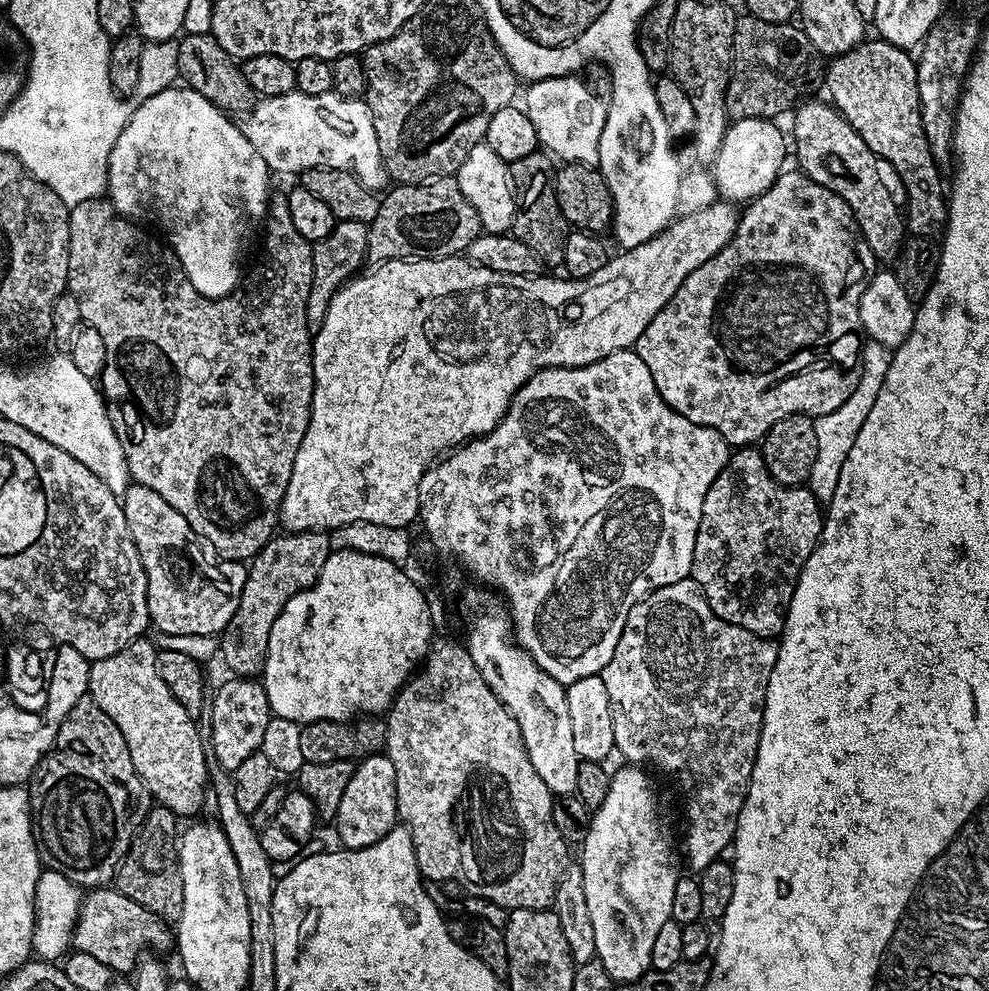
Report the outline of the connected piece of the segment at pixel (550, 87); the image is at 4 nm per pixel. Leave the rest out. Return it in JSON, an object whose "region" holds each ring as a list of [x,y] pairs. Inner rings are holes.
{"region":[[[576,74],[534,80],[527,85],[522,107],[534,122],[536,139],[557,161],[564,164],[599,165],[600,139],[608,117],[608,104]]]}

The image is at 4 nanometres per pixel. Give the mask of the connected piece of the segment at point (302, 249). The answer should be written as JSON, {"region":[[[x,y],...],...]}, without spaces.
{"region":[[[287,195],[271,197],[266,219],[262,225],[264,261],[257,266],[256,272],[250,273],[249,276],[247,273],[246,279],[236,291],[223,296],[221,300],[207,300],[205,296],[194,290],[194,286],[190,286],[171,248],[164,246],[160,249],[156,244],[140,244],[140,232],[136,229],[139,227],[131,219],[119,215],[107,199],[97,198],[71,205],[68,225],[70,238],[68,239],[67,291],[78,300],[81,321],[87,327],[98,330],[98,334],[102,334],[102,342],[106,346],[106,366],[98,377],[98,387],[108,409],[112,429],[114,434],[118,434],[122,454],[128,463],[129,477],[135,483],[154,490],[154,494],[166,498],[166,502],[170,502],[170,506],[174,506],[174,510],[178,510],[178,514],[186,518],[189,526],[200,535],[201,540],[210,545],[211,551],[217,557],[241,562],[251,561],[277,531],[277,509],[284,501],[286,486],[294,470],[294,458],[298,454],[298,446],[302,446],[302,438],[310,422],[312,395],[316,381],[312,369],[312,336],[308,330],[306,314],[312,285],[312,244],[306,238],[302,238],[298,230],[294,230],[294,222],[290,222]]]}

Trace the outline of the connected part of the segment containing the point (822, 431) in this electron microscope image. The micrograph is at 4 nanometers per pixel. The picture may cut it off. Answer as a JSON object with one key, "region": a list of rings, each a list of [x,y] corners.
{"region":[[[876,340],[863,343],[858,385],[838,409],[825,416],[815,417],[818,454],[806,484],[821,502],[834,498],[834,489],[838,486],[838,474],[842,474],[842,462],[846,462],[846,454],[850,454],[854,438],[858,438],[858,430],[862,430],[862,422],[866,422],[866,414],[870,414],[870,406],[874,406],[874,398],[878,398],[878,392],[882,390],[882,382],[888,376],[889,359],[890,349],[886,346],[882,346]]]}

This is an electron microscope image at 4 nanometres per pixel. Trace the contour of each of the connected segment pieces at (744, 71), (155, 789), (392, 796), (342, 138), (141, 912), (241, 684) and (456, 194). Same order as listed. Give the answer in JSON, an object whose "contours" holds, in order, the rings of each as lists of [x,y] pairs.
{"contours":[[[[751,14],[741,15],[737,19],[734,38],[732,39],[732,71],[728,81],[728,89],[726,90],[726,110],[732,120],[780,118],[780,115],[788,107],[791,109],[797,101],[807,97],[811,93],[808,91],[819,80],[821,83],[825,76],[825,61],[820,53],[816,51],[816,47],[810,42],[810,38],[804,33],[803,27],[792,22],[787,24],[767,24],[765,20],[760,20],[757,16]]],[[[148,638],[131,640],[118,654],[91,661],[87,695],[122,730],[122,738],[126,738],[130,750],[130,762],[134,762],[134,770],[148,787],[149,797],[180,816],[190,816],[203,806],[204,796],[206,800],[210,760],[201,729],[200,732],[196,729],[197,721],[182,710],[182,702],[158,678],[158,648],[153,641],[152,644]]],[[[386,754],[367,756],[356,764],[350,783],[338,802],[334,827],[344,848],[365,848],[378,842],[390,829],[397,827],[396,775],[394,762]]],[[[330,91],[311,96],[291,92],[257,99],[251,112],[243,117],[242,127],[250,146],[258,150],[262,162],[273,173],[308,172],[311,168],[337,168],[351,172],[362,186],[373,190],[390,179],[378,150],[372,111],[363,99],[355,100]]],[[[115,886],[93,888],[83,897],[76,929],[72,931],[71,947],[78,952],[106,962],[116,972],[128,974],[137,967],[138,961],[147,948],[164,948],[170,944],[170,928],[150,910],[138,906]]],[[[228,678],[228,681],[213,696],[211,693],[210,711],[207,716],[206,736],[210,741],[211,759],[219,767],[233,773],[238,766],[242,766],[242,762],[246,762],[246,758],[250,758],[250,754],[261,751],[260,743],[272,711],[268,705],[266,690],[259,679]]],[[[441,176],[433,178],[427,182],[400,182],[400,185],[393,190],[387,197],[381,199],[380,209],[376,217],[372,219],[372,223],[368,225],[368,255],[367,259],[372,262],[383,262],[386,260],[441,260],[447,256],[459,256],[470,246],[470,242],[475,236],[481,235],[480,219],[474,210],[474,206],[470,206],[470,202],[462,194],[462,190],[458,186],[458,182],[451,176]]]]}

